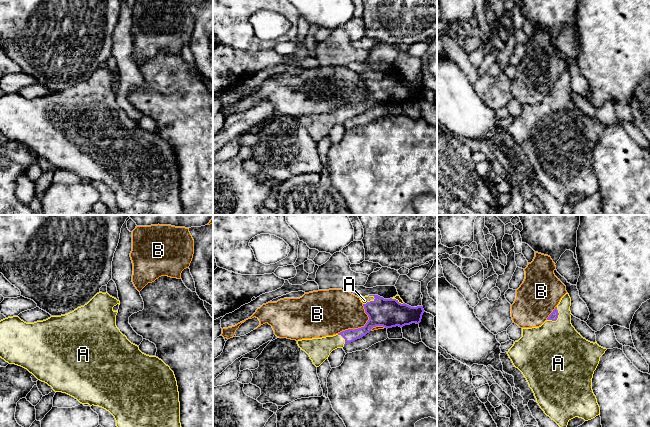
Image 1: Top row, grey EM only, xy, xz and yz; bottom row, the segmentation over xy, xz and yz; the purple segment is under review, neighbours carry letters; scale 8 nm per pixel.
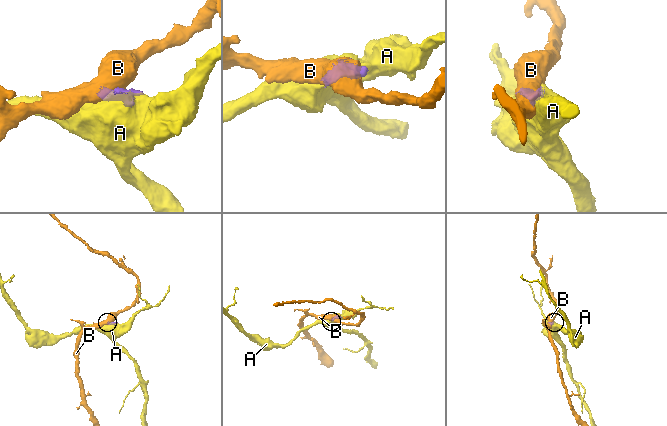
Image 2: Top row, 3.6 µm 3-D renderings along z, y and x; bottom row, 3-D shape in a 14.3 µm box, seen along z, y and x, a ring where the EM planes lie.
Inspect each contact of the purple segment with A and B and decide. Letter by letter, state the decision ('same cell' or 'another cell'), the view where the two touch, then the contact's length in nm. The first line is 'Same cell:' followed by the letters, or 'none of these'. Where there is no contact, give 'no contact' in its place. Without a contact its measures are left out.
Same cell: A
A: same cell; contact in yz; length 140 nm
B: another cell; contact in xz; length 320 nm

